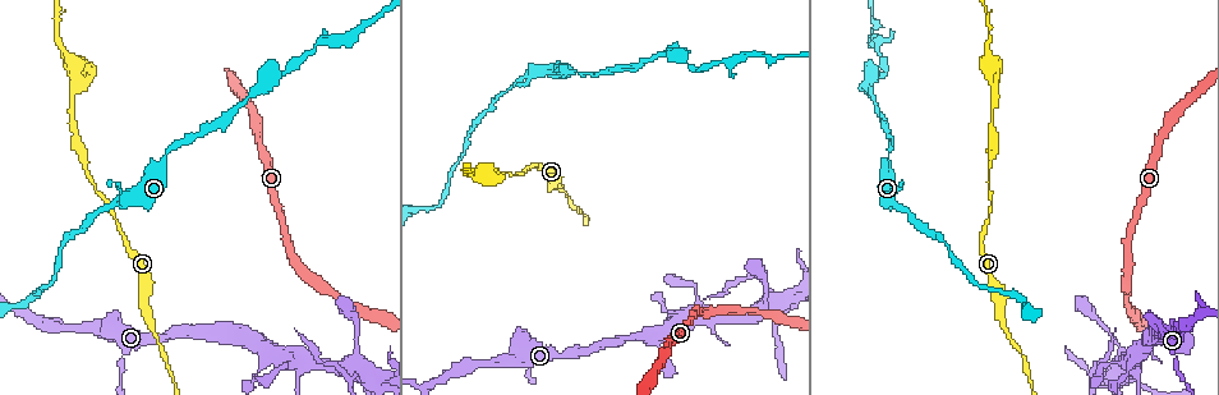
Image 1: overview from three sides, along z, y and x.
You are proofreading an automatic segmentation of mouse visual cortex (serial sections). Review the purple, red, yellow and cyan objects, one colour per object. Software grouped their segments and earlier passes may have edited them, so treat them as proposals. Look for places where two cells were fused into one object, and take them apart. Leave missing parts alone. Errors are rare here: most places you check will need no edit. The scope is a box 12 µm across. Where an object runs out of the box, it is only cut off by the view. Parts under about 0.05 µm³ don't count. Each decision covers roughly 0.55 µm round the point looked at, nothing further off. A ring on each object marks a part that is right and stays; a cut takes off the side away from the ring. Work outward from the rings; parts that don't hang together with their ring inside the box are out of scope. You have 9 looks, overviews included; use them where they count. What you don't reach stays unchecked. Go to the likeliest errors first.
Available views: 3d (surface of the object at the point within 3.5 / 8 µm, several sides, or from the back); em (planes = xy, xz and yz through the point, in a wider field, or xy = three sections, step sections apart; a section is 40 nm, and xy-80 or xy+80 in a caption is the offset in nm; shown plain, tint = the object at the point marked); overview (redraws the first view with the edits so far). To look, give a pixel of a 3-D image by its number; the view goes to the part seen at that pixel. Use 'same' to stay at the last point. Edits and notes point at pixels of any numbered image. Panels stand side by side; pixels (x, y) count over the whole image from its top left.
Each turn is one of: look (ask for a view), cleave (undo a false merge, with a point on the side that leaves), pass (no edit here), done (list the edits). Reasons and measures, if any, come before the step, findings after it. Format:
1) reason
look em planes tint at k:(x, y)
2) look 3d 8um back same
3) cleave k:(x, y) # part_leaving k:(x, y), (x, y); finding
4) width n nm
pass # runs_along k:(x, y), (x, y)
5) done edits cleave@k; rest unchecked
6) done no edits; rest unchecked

branch point
look 3d 3.5um at 1:(484, 175)

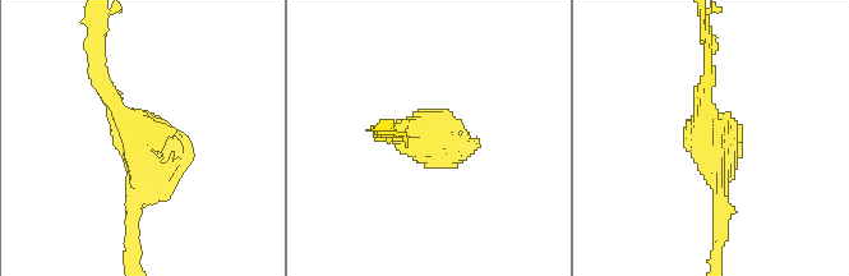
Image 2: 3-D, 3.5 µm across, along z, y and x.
look em xy step 3 tint at 2:(147, 160)

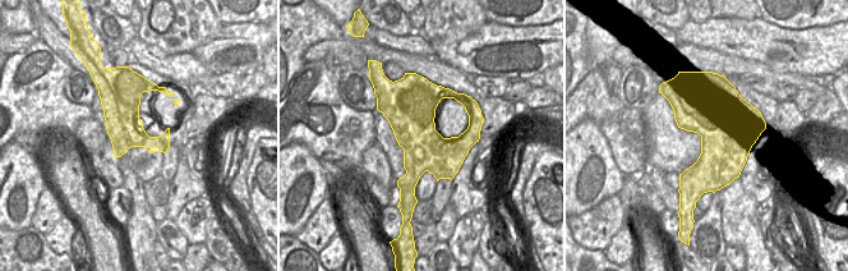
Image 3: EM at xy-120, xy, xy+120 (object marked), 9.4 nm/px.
pass # runs_along 2:(132, 242), (152, 171), (109, 88); continuous, no second cell

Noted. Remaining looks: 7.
thick turns thin
look 3d 3.5um at 1:(894, 203)

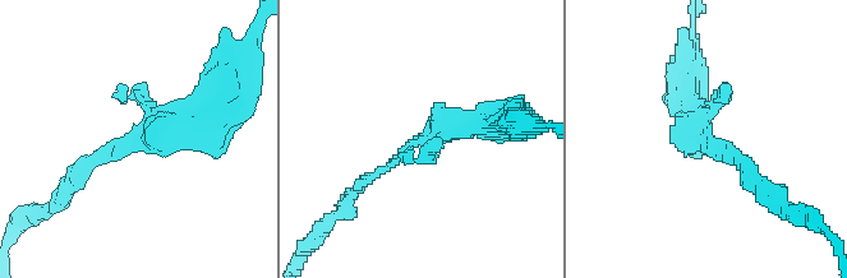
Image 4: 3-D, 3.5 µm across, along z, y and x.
pass # runs_along 4:(498, 124), (440, 124), (357, 186); one cell here

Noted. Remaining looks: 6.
thick turns thin
look em planes tint at 1:(164, 157)

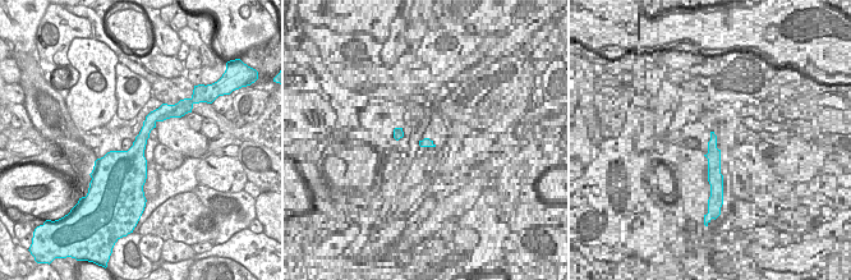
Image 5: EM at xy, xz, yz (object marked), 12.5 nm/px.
look 3d 3.5um same

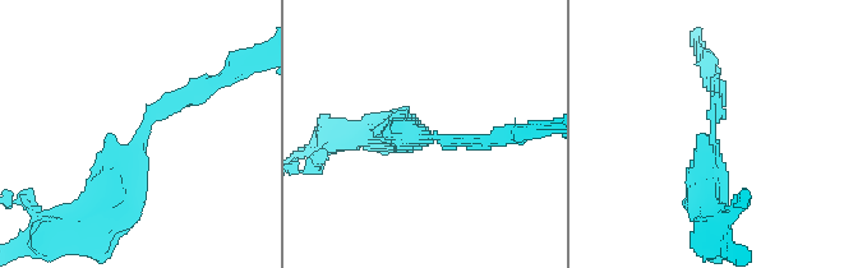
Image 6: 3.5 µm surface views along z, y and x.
pass # runs_along 6:(116, 206), (141, 132), (215, 84); one cell here

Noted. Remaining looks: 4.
side arm on a straight run
look 3d 3.5um at 1:(1149, 330)

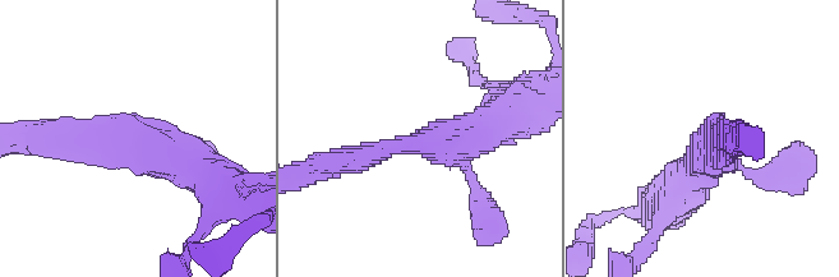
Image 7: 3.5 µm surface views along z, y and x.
arms 3; arm_widths 250, 250, 500 nm
look em xy step 2 tint at 7:(145, 135)

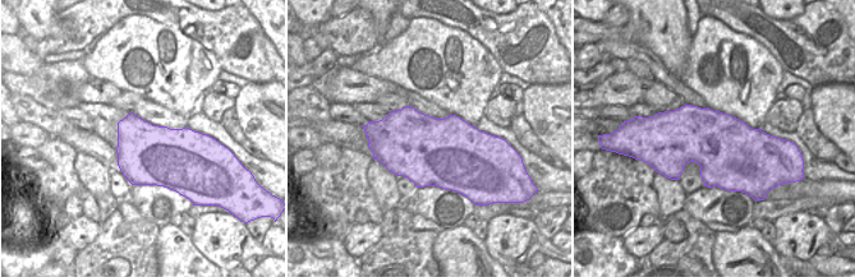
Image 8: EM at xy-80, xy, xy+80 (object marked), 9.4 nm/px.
look em xy step 3 tint same

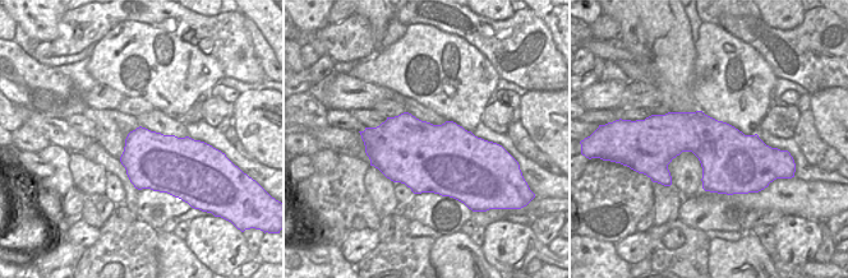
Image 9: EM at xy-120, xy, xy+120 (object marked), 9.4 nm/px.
pass # continuous, no second cell

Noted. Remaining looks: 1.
done no edits; rest unchecked

